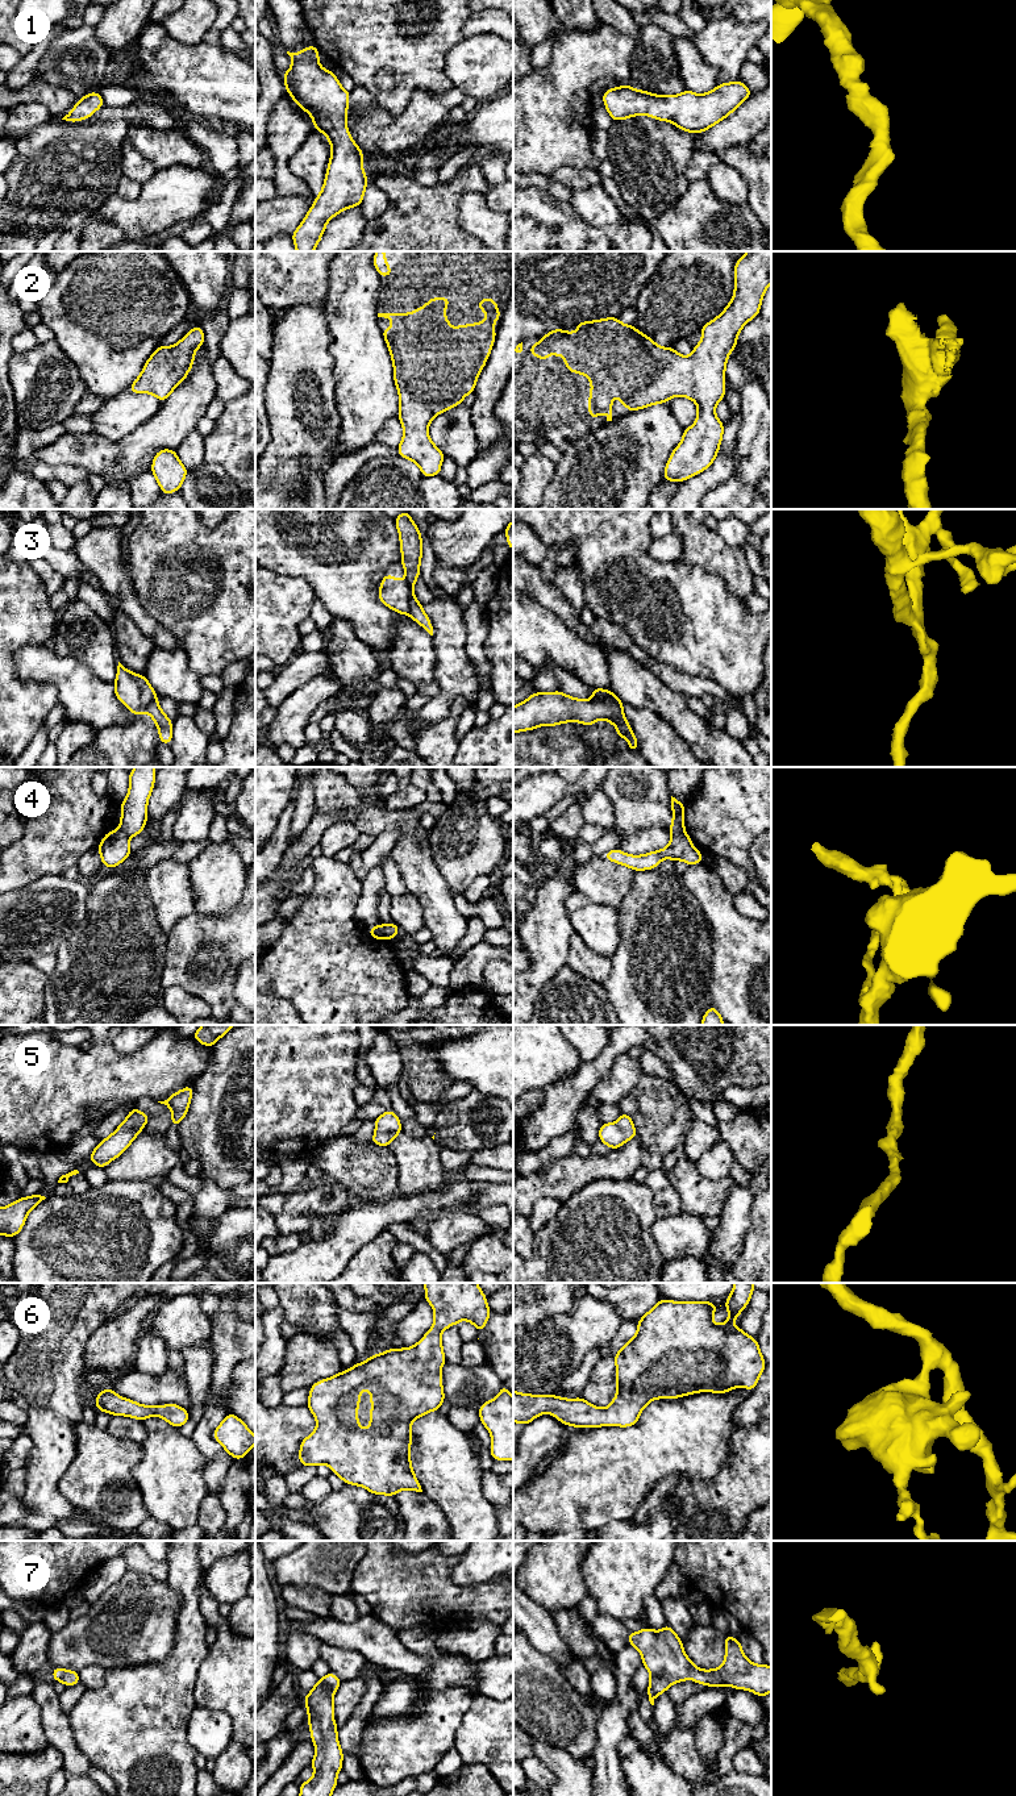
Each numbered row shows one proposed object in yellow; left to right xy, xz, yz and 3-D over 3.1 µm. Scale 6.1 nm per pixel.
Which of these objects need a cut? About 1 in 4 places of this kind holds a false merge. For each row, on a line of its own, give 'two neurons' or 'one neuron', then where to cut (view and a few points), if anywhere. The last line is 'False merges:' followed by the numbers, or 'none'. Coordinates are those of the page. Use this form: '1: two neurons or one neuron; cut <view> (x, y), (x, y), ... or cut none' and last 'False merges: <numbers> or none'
1: one neuron; cut none
2: one neuron; cut none
3: two neurons; cut xz (406, 578), (409, 586), (408, 613)
4: two neurons; cut xz (380, 925), (386, 938)
5: one neuron; cut none
6: one neuron; cut none
7: one neuron; cut none
False merges: 3, 4

